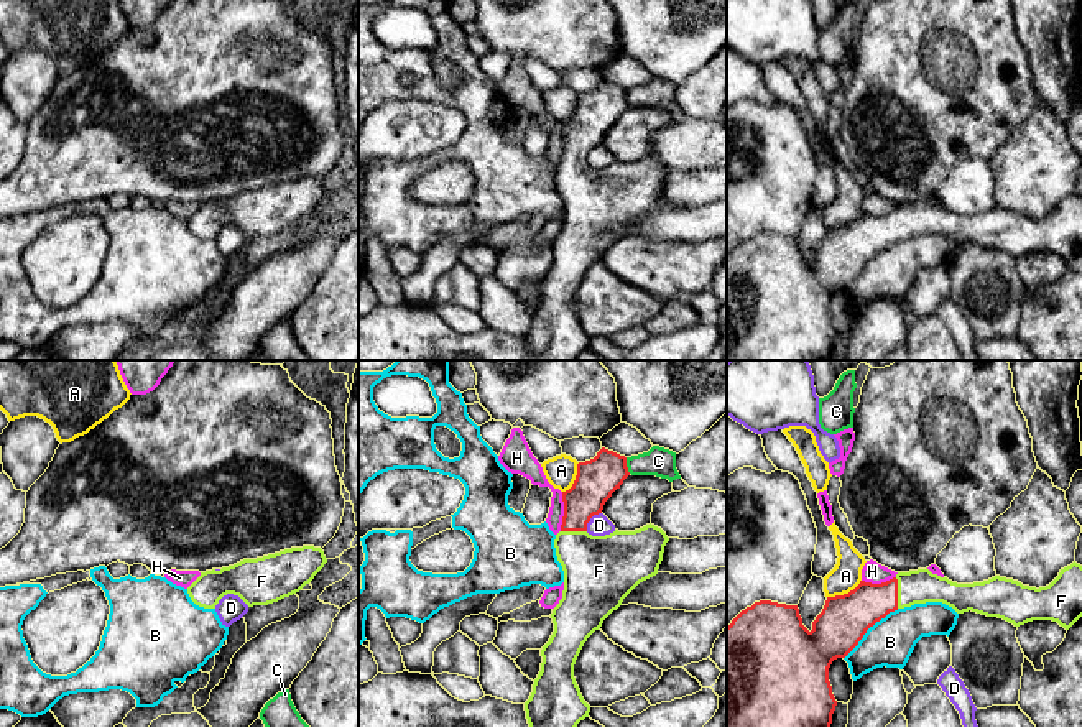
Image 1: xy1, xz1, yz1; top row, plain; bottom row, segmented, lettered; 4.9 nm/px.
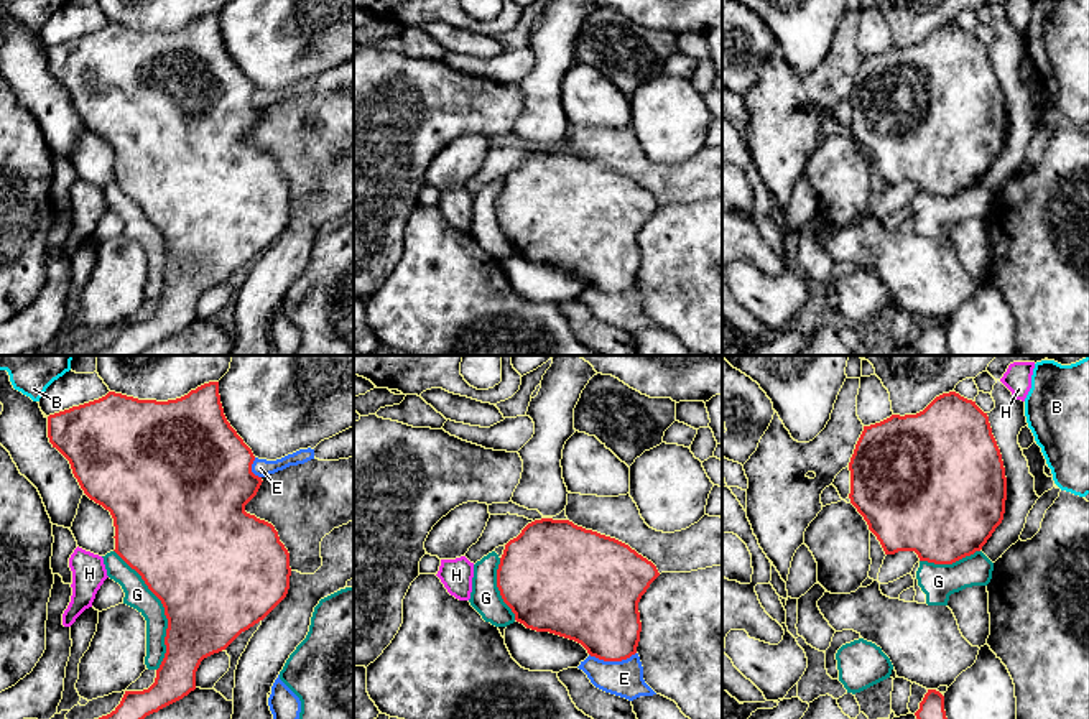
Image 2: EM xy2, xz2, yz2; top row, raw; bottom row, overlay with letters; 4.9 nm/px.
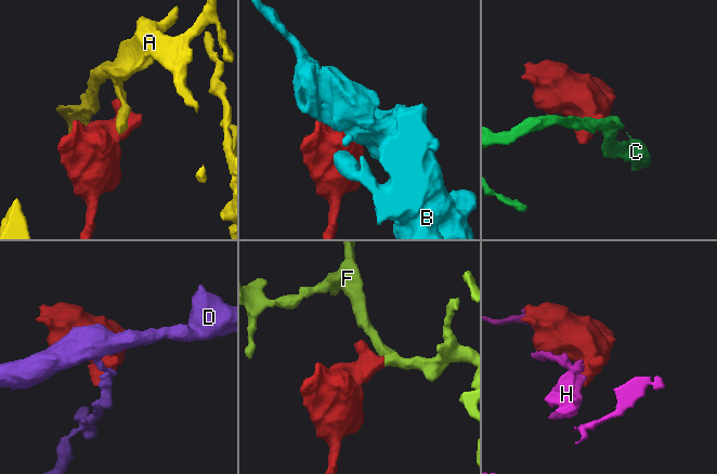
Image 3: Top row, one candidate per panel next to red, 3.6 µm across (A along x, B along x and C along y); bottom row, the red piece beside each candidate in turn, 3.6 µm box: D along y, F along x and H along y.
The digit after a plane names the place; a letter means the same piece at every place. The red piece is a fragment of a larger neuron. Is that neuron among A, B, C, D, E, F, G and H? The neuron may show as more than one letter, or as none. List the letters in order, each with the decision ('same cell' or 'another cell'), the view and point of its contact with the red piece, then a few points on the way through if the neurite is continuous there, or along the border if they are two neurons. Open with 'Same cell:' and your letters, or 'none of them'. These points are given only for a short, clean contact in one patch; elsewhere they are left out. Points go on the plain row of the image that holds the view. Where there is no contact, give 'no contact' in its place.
Same cell: F
A: another cell; contact yz1 (844, 226)
B: another cell; contact yz1 (869, 259)
C: another cell; contact xz1 (625, 97); border xz1 (625, 89), (625, 97), (630, 104)
D: another cell; contact xz1 (589, 152); border xz1 (601, 143), (591, 150), (586, 162)
E: another cell; contact xz2 (612, 292)
F: same cell; contact yz1 (897, 224)
G: another cell; contact xy2 (165, 242)
H: another cell; contact xz1 (564, 143)

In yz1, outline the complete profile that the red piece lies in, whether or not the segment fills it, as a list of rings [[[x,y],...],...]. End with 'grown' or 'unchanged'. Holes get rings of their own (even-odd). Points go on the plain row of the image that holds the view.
[[[1074,192],[1061,201],[1049,217],[1039,220],[1000,207],[983,214],[957,215],[932,206],[927,199],[898,204],[893,211],[881,215],[860,212],[848,225],[827,229],[822,243],[812,253],[811,263],[802,257],[798,237],[771,232],[755,234],[742,242],[727,258],[727,360],[830,360],[837,337],[829,313],[832,293],[845,289],[867,262],[890,243],[926,234],[942,234],[957,245],[972,242],[987,248],[998,248],[1015,258],[1033,252],[1052,252],[1069,262],[1082,248],[1082,197]]] | grown

